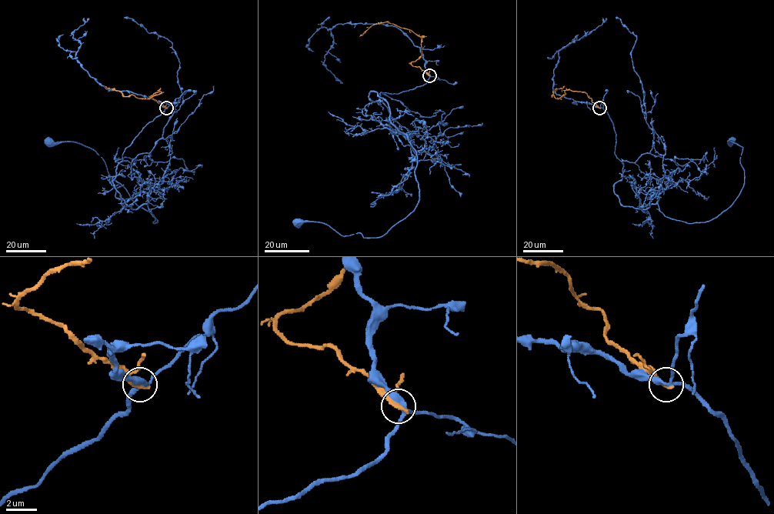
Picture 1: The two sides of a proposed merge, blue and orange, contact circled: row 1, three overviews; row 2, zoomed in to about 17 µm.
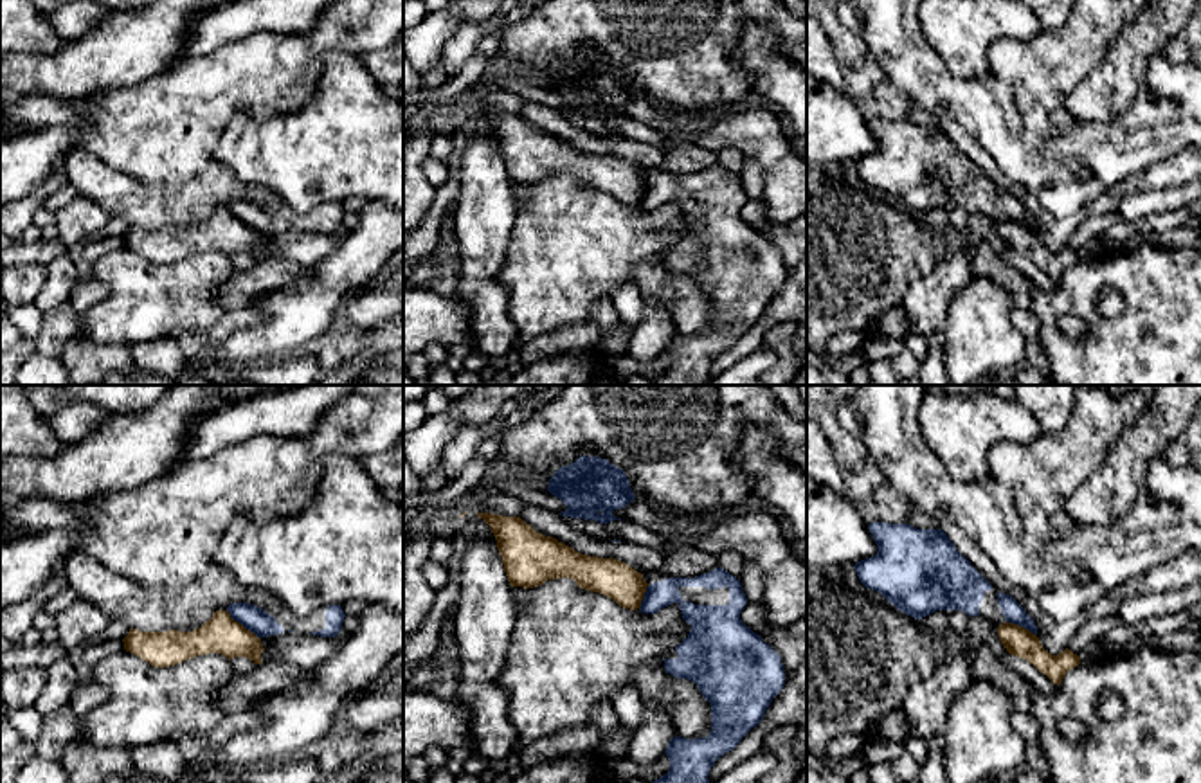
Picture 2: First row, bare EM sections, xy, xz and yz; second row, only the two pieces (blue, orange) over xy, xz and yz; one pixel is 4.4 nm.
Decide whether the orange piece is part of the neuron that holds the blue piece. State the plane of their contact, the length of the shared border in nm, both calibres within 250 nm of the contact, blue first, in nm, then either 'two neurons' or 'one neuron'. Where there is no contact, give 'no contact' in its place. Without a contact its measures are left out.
meets blue in xy; contact 200 nm long; 110 nm thick on the blue side, 170 nm on the other; two neurons

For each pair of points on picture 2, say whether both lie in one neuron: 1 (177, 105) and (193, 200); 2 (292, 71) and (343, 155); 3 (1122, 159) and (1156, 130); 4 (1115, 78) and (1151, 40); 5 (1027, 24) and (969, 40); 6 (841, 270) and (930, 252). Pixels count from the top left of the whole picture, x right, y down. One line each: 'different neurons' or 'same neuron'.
1: different neurons
2: different neurons
3: same neuron
4: same neuron
5: same neuron
6: same neuron

